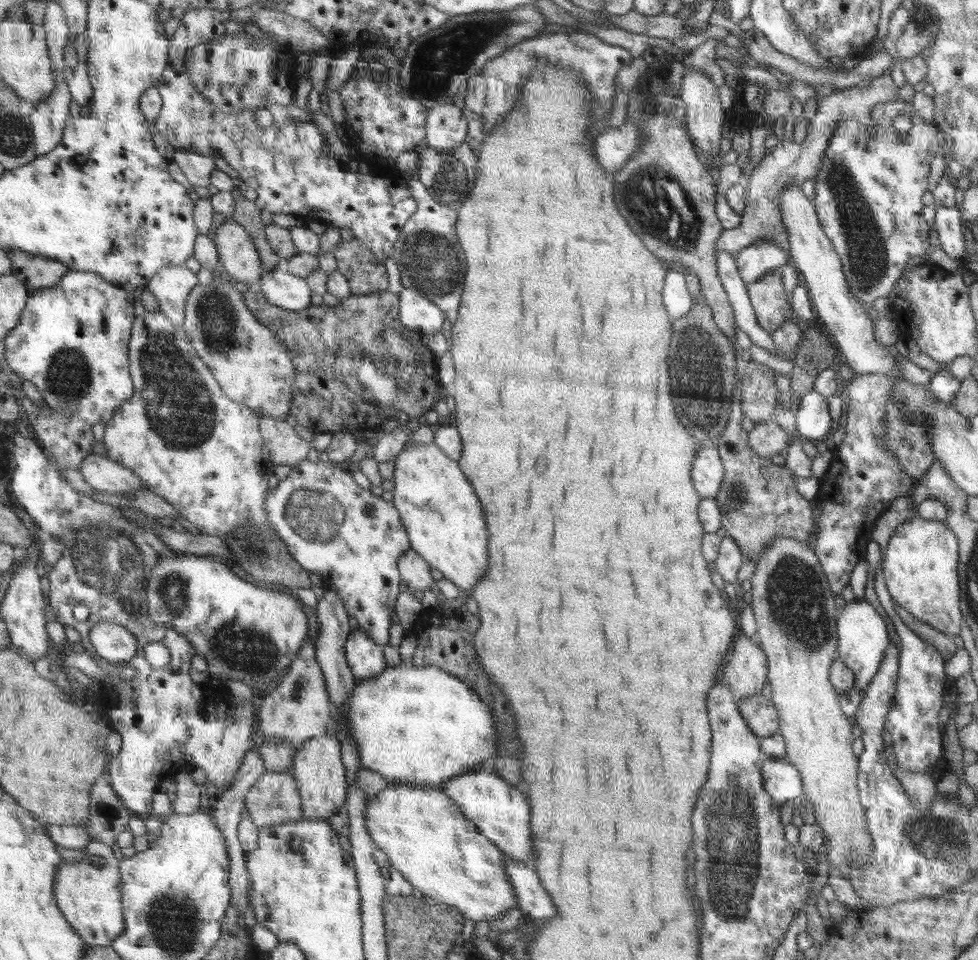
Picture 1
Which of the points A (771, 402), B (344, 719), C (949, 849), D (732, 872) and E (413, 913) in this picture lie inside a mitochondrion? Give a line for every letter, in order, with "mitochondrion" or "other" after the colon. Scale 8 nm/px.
A: other
B: other
C: mitochondrion
D: mitochondrion
E: other

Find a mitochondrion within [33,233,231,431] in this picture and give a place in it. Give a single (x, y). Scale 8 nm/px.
(69, 377)

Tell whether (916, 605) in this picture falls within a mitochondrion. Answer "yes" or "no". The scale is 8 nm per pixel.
no

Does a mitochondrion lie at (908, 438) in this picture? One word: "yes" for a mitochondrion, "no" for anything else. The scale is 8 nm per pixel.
yes

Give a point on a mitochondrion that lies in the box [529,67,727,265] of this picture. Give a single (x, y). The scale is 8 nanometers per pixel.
(666, 213)

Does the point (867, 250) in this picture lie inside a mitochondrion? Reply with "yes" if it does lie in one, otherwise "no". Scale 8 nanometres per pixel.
yes

